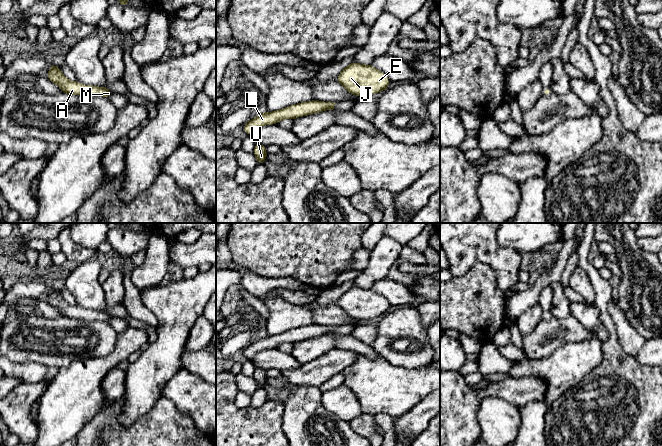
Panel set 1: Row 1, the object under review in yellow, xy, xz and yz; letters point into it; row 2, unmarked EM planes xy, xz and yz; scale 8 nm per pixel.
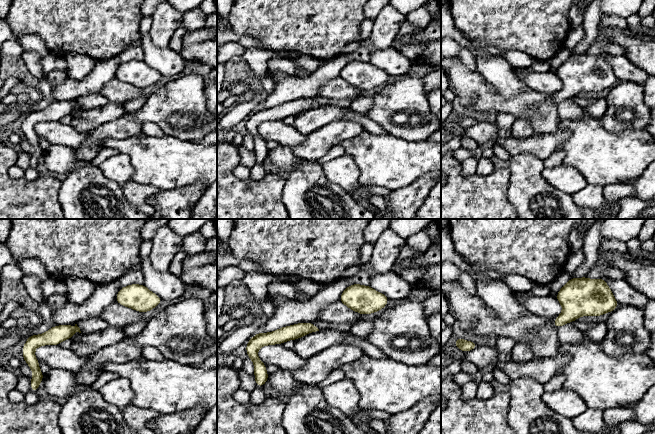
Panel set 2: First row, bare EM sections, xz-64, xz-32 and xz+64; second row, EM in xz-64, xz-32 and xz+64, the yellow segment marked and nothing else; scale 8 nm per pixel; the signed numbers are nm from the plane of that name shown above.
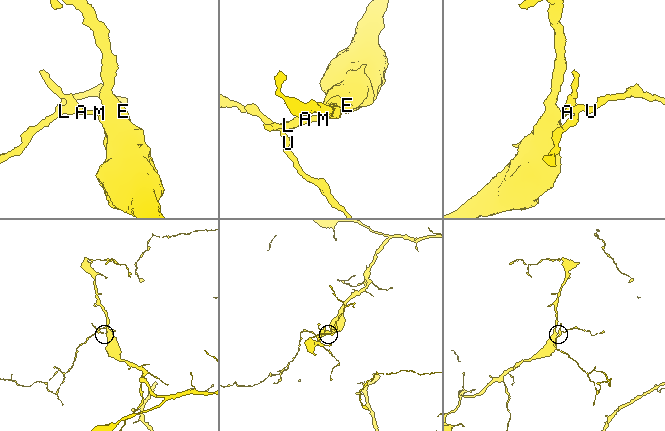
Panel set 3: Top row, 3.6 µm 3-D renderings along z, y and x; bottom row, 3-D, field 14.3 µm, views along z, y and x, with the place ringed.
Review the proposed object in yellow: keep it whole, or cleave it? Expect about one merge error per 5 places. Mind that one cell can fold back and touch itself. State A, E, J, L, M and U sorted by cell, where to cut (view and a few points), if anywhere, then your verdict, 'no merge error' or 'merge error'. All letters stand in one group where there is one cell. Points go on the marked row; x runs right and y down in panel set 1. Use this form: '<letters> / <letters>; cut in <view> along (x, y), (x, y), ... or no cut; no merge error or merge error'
A E J L M U; no cut; no merge error

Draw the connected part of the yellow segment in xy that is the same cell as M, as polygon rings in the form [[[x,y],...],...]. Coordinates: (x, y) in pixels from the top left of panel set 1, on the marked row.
[[[51,64],[47,72],[47,79],[56,84],[66,95],[104,96],[109,99],[112,95],[112,91],[107,87],[83,85],[78,81],[68,80],[62,74],[60,67],[55,64]]]

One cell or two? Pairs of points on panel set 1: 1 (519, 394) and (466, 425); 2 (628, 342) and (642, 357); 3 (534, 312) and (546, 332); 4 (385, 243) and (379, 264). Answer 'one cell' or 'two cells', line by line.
1: one cell
2: two cells
3: two cells
4: one cell

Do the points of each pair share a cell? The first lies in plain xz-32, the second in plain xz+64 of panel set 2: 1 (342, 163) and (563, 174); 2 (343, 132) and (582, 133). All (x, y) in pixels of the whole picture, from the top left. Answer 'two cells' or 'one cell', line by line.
1: one cell
2: two cells

